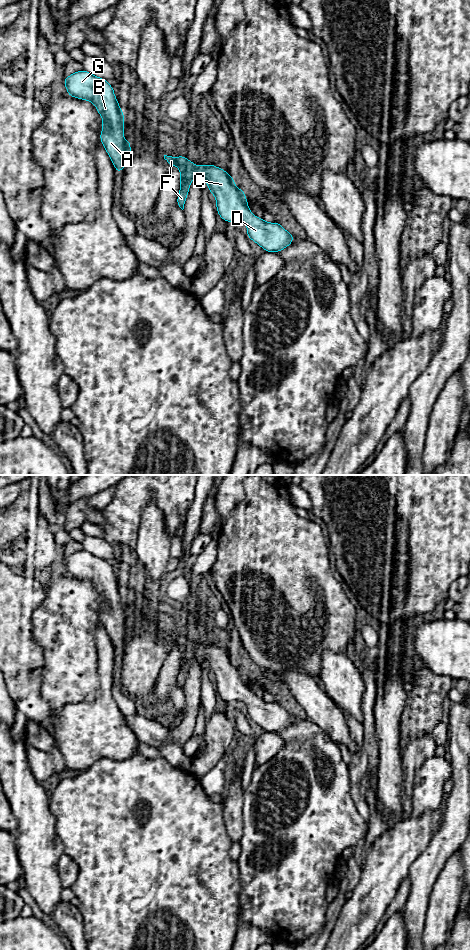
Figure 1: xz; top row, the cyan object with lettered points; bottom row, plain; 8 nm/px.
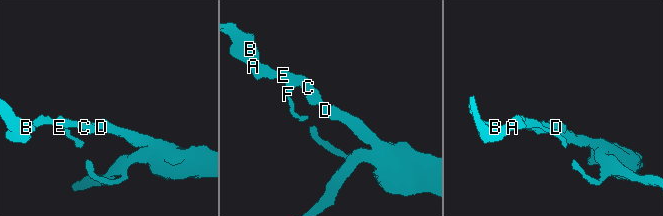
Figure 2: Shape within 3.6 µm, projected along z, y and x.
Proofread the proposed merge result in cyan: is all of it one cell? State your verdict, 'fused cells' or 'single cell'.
single cell

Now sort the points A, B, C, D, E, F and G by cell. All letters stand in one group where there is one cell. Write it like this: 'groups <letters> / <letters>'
groups A B C D E F G

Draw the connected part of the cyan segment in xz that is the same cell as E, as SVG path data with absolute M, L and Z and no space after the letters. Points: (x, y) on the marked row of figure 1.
M164 155L164 159L171 167L177 166L180 171L180 191L177 205L182 210L192 180L204 180L210 193L215 196L219 216L226 222L244 222L247 227L247 236L266 252L276 253L294 241L293 235L279 223L269 223L251 212L245 192L235 185L234 178L228 175L225 169L218 168L213 164L196 166L183 155L180 157Z

